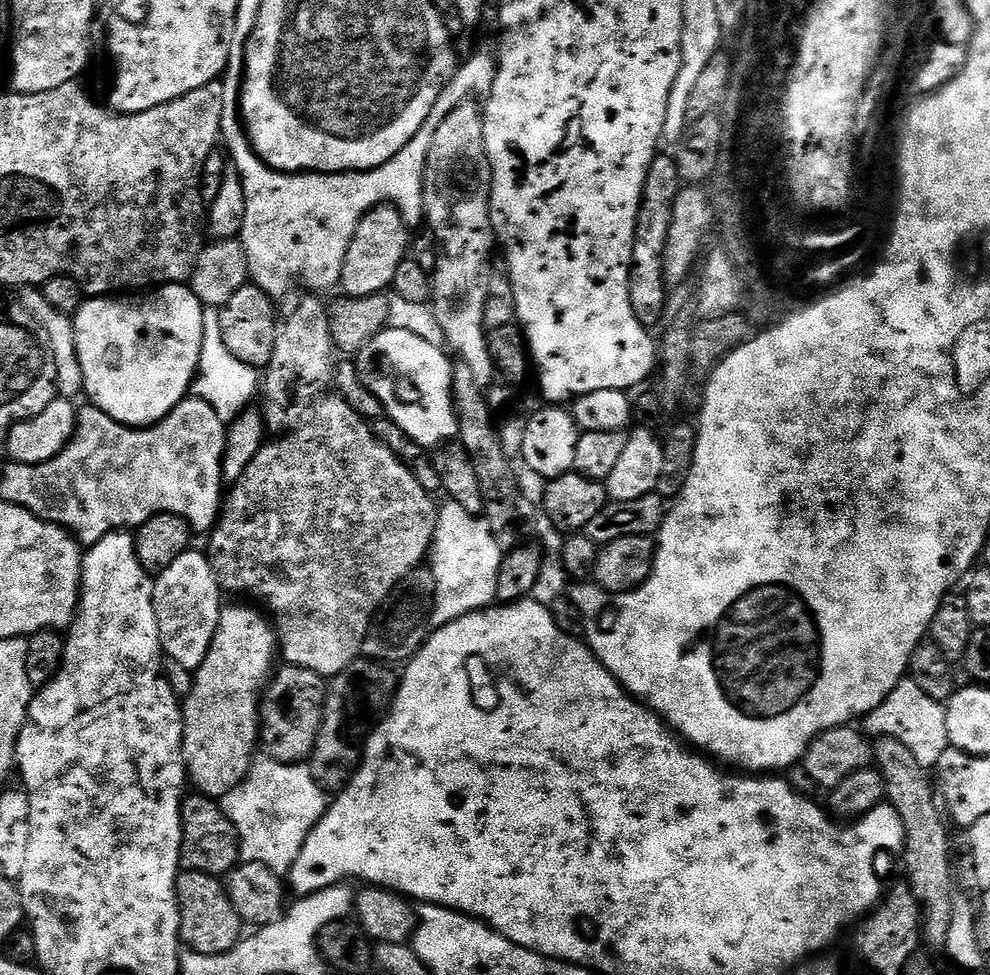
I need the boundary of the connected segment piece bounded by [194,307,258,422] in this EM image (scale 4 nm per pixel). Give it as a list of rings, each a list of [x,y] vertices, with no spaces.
[[[205,307],[204,310],[204,341],[200,355],[200,370],[194,381],[194,396],[204,400],[226,422],[231,422],[249,407],[252,395],[258,392],[257,369],[246,366],[246,362],[238,362],[230,350],[226,350],[226,342],[222,342],[222,322],[219,307]]]

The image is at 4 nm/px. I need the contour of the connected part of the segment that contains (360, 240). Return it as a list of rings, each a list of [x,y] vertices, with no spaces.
[[[381,204],[372,208],[364,217],[350,242],[350,250],[346,250],[346,262],[342,266],[339,287],[344,296],[378,296],[385,290],[391,289],[392,279],[398,266],[410,252],[410,228],[404,223],[402,214],[390,204]]]

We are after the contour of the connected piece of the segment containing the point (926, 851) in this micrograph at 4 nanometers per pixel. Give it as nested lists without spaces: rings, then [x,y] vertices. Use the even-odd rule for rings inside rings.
[[[879,737],[874,744],[874,764],[884,779],[887,803],[896,812],[896,819],[904,830],[904,868],[908,871],[907,883],[916,896],[922,913],[922,940],[937,950],[943,949],[946,930],[950,928],[952,913],[952,846],[948,842],[948,828],[940,817],[941,805],[936,805],[929,773],[896,738]]]

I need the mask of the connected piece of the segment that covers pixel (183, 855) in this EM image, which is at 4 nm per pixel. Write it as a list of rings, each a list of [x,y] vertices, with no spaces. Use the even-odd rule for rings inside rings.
[[[199,794],[185,795],[180,806],[182,822],[182,846],[180,847],[180,867],[186,872],[201,872],[217,878],[228,873],[241,863],[240,839],[219,803],[213,797]]]

